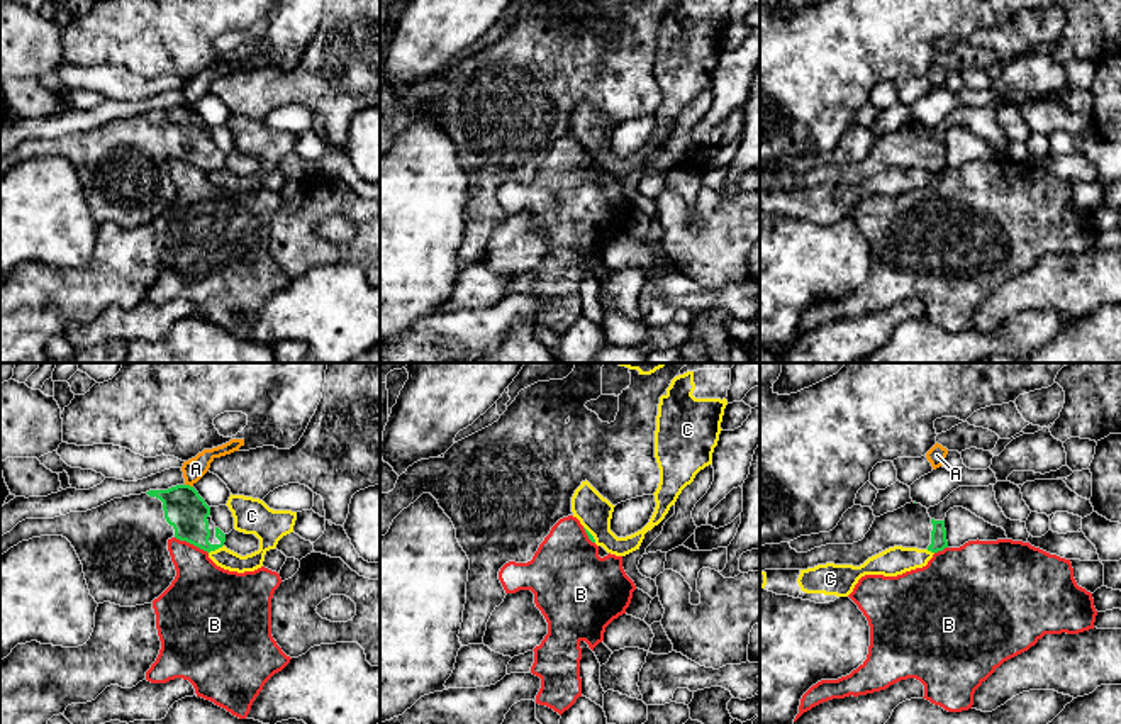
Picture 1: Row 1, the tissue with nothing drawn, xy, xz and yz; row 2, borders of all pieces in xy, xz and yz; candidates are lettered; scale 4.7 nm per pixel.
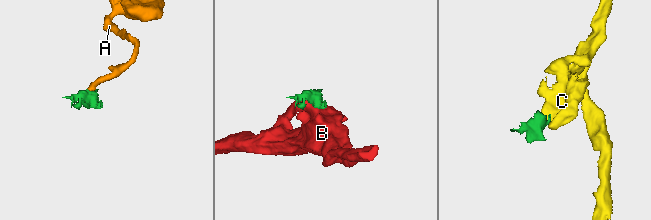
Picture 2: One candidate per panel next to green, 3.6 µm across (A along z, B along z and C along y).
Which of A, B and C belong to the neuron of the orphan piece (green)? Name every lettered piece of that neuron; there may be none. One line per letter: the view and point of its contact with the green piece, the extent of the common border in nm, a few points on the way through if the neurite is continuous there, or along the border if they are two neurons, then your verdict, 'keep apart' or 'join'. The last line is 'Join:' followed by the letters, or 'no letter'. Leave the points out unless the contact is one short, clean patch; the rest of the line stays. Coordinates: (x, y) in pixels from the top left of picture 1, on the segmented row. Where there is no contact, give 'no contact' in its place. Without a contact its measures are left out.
A: meets green in xy at (189, 485); contact 40 nm long; border along xy (185, 484), (192, 487); keep apart
B: meets green in xy at (192, 543); contact 180 nm long; keep apart
C: meets green in xy at (216, 548); contact 80 nm long; border along xy (223, 545), (209, 553); keep apart
Join: no letter

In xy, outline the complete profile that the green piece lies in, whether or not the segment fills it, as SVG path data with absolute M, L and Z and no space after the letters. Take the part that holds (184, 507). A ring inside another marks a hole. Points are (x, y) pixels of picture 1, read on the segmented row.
M190 485L114 498L97 509L70 512L54 519L25 519L0 536L0 554L22 541L41 536L66 537L83 565L85 580L95 602L110 602L120 607L153 604L171 585L176 576L168 551L171 537L207 553L226 543L226 534L212 522L210 507Z

